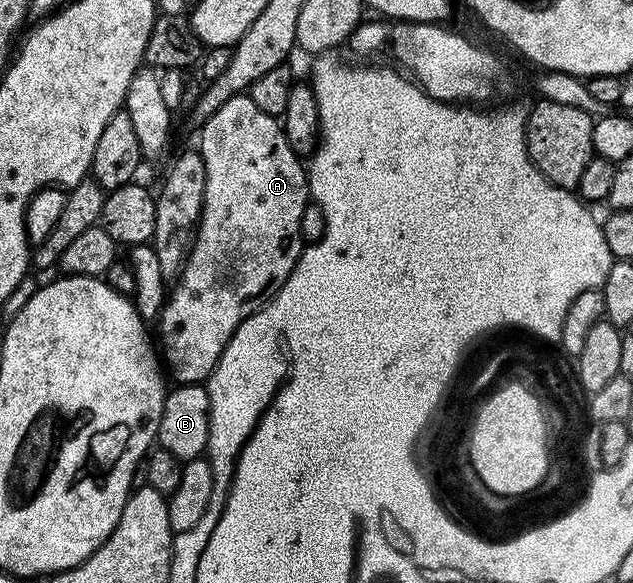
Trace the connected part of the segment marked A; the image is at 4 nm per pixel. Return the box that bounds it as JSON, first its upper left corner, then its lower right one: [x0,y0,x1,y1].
[157,95,309,383]

